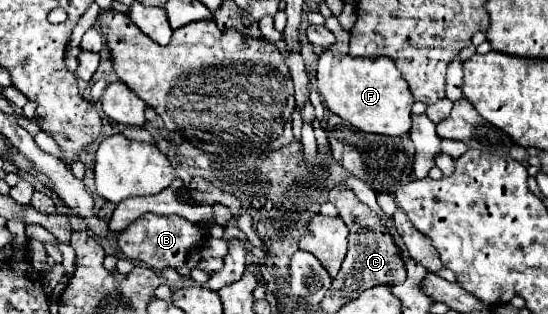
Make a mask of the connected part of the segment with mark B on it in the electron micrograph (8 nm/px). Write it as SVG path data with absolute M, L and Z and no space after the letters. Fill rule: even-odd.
M146 213L142 217L138 217L134 223L130 223L120 235L118 235L118 243L120 249L124 251L124 255L128 259L140 259L142 263L150 265L152 269L162 269L166 265L170 267L180 267L186 261L188 251L202 247L204 243L204 235L202 229L196 223L190 223L178 215L154 215L154 213Z

